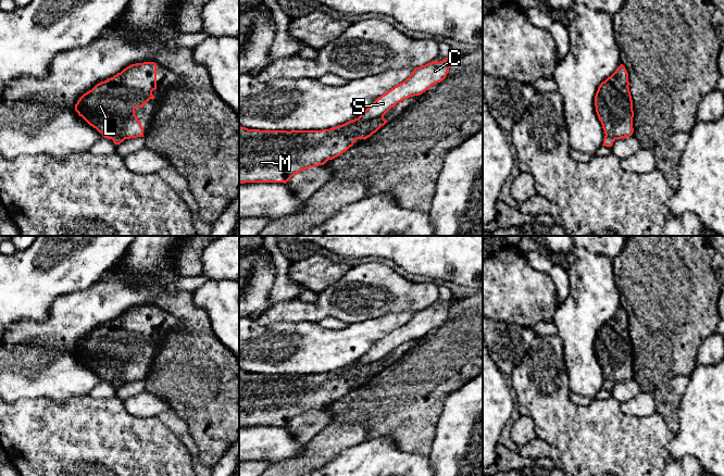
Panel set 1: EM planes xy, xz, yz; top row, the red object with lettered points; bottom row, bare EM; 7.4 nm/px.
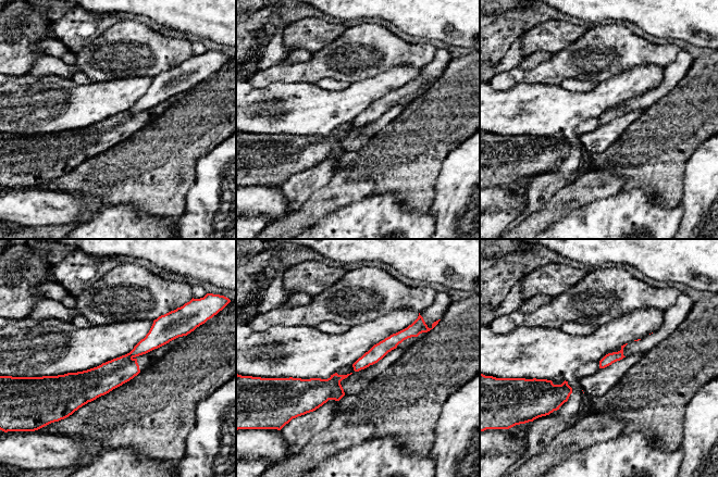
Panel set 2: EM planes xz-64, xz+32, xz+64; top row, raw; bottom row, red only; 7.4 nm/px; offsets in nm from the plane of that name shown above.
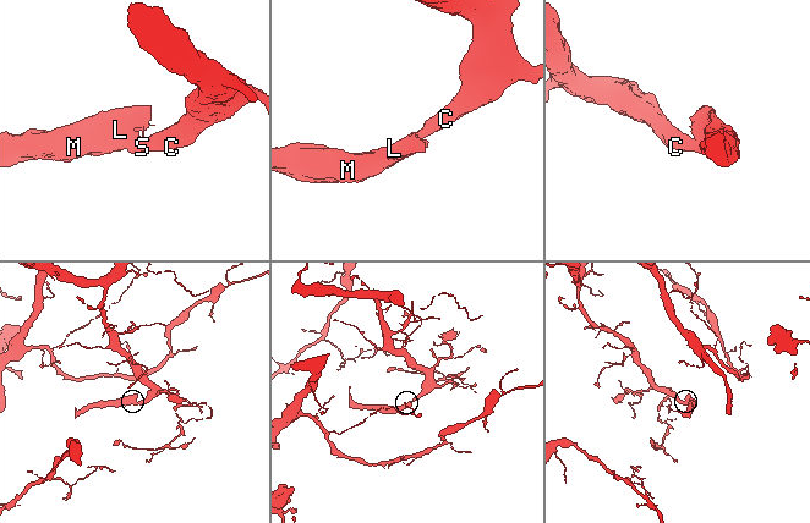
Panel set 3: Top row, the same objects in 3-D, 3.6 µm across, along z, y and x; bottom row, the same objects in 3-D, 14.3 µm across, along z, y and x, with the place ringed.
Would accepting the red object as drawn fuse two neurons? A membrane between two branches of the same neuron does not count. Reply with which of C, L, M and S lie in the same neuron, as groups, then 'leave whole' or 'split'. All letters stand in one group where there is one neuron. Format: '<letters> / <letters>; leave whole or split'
C S / L M; split

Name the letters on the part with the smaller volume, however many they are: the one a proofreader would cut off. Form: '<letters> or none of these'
L, M

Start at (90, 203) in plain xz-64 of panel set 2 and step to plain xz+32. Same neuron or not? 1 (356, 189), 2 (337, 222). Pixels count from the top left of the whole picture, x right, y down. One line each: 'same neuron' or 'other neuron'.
1: same neuron
2: other neuron

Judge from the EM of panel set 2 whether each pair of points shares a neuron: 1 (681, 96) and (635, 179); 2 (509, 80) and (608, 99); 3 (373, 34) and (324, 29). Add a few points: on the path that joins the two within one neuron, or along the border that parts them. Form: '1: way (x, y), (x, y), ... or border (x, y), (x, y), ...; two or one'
1: way (681, 116), (681, 120), (664, 137), (647, 159); one
2: border (546, 83), (517, 83), (505, 89), (495, 89); two
3: border (347, 27), (322, 47); two

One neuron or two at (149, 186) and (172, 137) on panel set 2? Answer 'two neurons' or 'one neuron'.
one neuron

